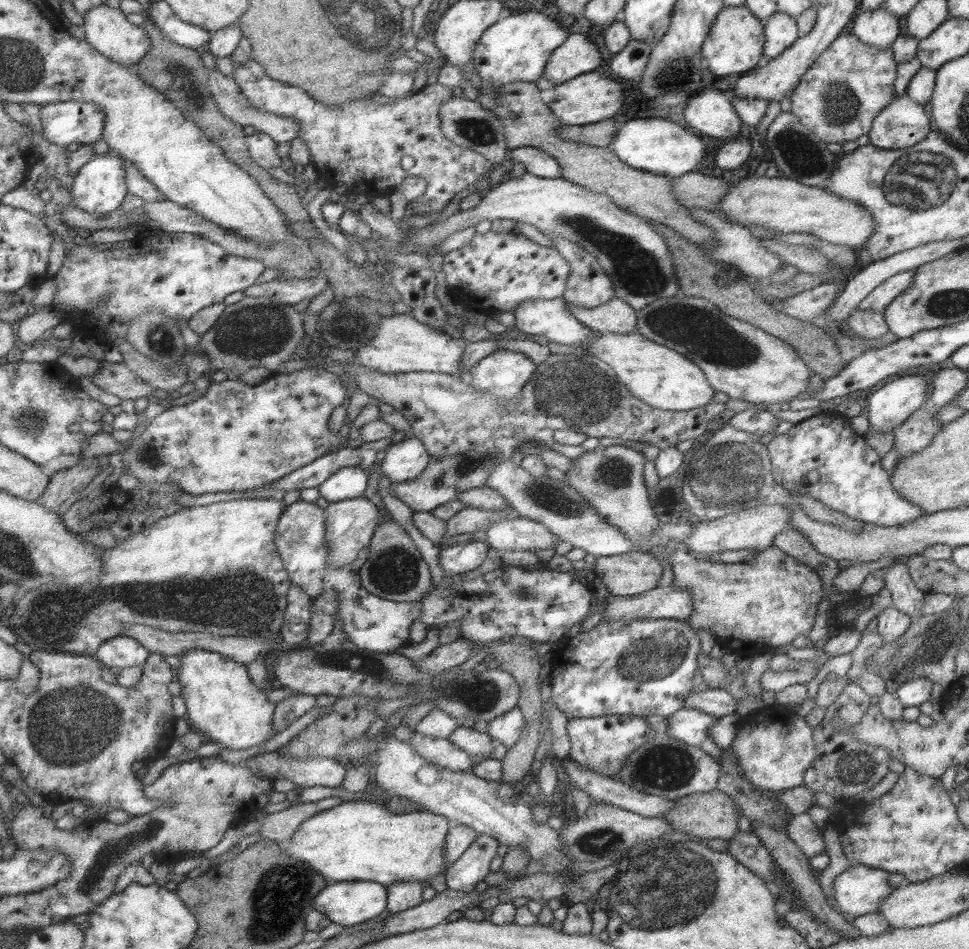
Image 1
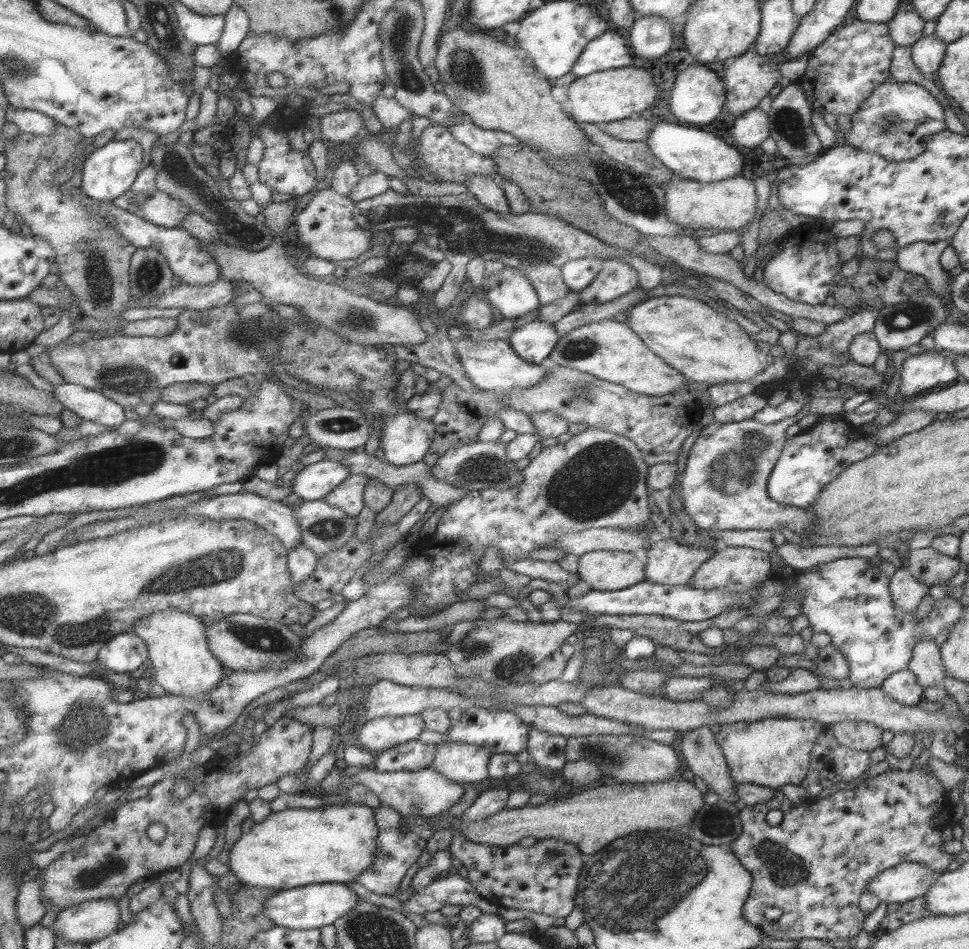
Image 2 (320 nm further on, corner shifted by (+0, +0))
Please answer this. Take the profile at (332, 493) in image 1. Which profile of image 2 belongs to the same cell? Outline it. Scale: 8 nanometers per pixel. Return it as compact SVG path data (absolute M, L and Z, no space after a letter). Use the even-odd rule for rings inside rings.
M326 456L318 462L300 466L287 485L290 485L290 492L301 500L317 500L322 499L324 494L347 475L349 474L344 464Z

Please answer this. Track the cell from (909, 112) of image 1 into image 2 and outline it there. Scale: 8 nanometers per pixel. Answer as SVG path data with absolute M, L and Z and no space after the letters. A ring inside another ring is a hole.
M889 75L858 104L849 117L849 132L839 134L840 144L900 162L919 157L928 137L945 130L943 106L925 88L912 82L899 82Z

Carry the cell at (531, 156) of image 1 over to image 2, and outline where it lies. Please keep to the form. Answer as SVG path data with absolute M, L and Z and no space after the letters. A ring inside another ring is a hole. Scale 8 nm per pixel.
M461 115L449 121L448 131L457 143L467 146L467 149L475 154L490 159L493 158L497 148L520 144L514 135L502 130L479 128L467 115Z

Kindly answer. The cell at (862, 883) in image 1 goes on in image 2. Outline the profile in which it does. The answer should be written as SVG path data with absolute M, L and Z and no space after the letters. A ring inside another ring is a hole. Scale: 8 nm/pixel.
M901 861L875 875L865 885L864 891L876 894L886 904L901 904L923 897L939 875L920 862Z

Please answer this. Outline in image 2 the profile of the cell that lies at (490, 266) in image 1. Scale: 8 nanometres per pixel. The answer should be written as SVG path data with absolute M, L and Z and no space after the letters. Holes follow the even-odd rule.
M583 256L560 266L560 275L565 287L571 291L583 291L599 274L602 267L601 257Z

